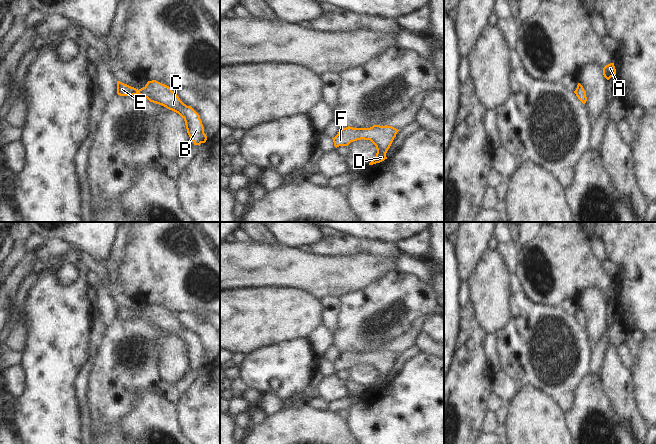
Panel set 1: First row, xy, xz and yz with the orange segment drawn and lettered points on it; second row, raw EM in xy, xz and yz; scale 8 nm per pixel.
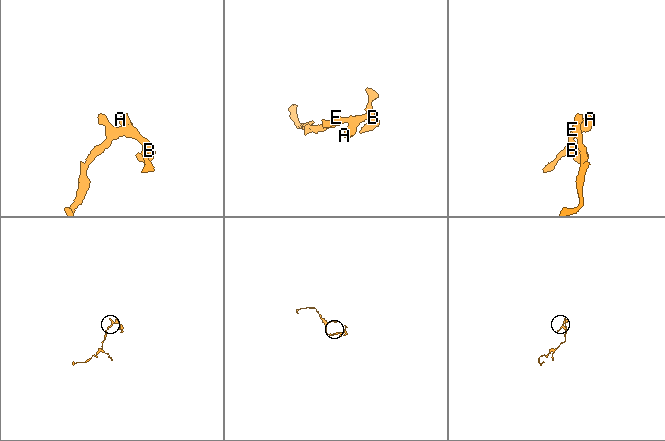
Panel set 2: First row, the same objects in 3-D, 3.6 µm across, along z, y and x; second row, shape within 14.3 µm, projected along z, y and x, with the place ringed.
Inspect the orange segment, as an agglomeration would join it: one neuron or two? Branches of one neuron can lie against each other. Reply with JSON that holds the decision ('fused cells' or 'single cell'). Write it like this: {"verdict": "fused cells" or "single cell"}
{"verdict": "single cell"}

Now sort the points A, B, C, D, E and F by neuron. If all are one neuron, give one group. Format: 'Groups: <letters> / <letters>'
Groups: A B C D E F.

